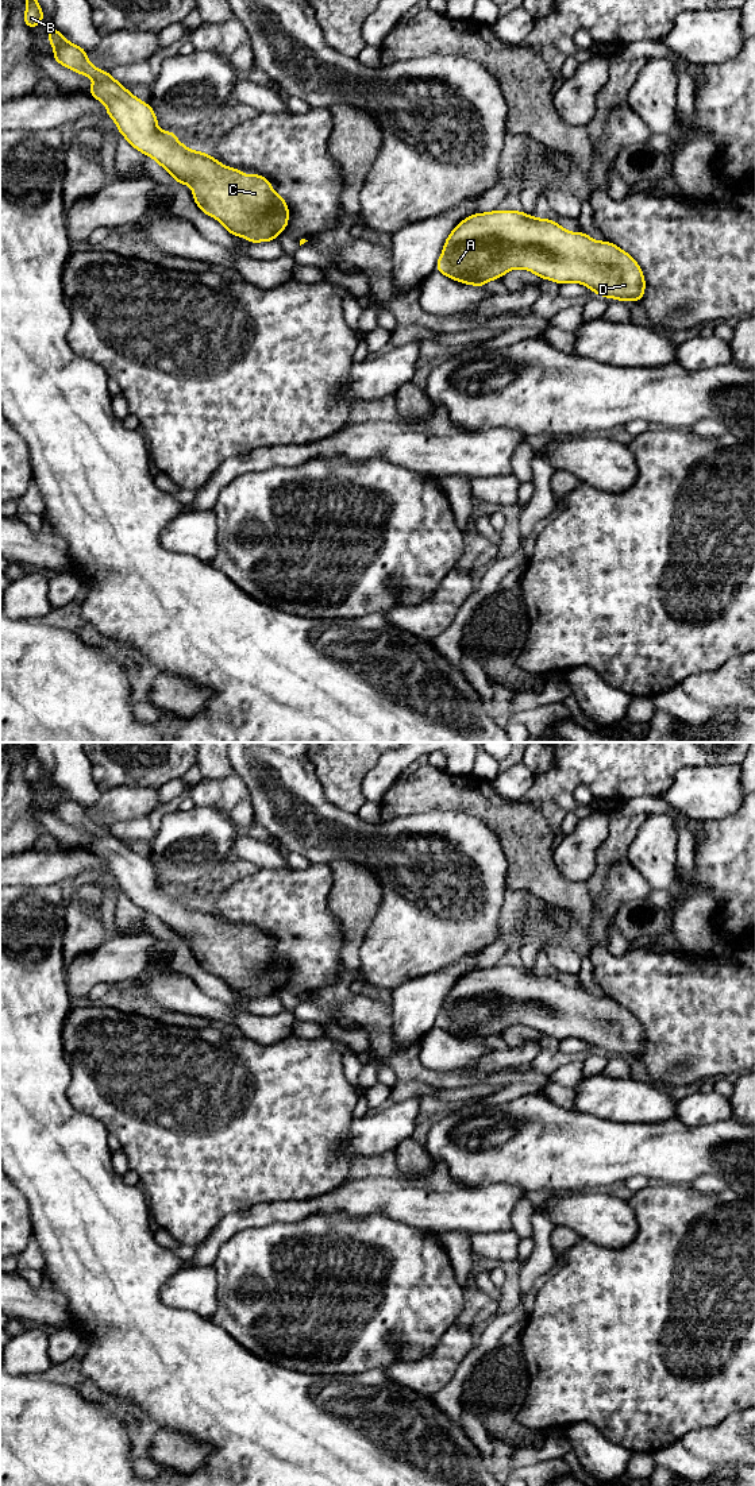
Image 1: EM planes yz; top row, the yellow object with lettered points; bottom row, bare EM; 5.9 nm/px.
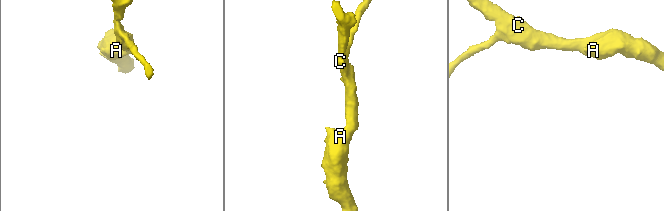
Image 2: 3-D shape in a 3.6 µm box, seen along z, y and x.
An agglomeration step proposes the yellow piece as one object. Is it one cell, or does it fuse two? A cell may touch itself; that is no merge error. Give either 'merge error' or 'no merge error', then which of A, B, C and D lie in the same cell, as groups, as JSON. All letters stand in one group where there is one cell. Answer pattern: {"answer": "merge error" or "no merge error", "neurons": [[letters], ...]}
{"answer": "no merge error", "neurons": [["A", "B", "C", "D"]]}

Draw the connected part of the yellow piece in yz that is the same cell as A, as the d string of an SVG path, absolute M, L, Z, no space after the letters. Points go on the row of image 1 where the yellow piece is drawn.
M493 211L466 217L448 235L436 270L466 285L484 286L513 269L525 269L556 283L578 282L619 301L644 296L643 271L635 259L609 242L597 242L585 232L569 232L555 220L527 216L523 211Z

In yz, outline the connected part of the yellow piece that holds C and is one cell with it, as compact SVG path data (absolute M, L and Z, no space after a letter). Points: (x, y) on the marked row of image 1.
M54 27L49 30L49 42L54 47L53 58L65 67L88 76L95 84L88 92L107 105L119 132L132 147L155 159L174 178L176 184L186 184L192 188L197 207L208 216L219 220L230 235L238 235L250 243L276 240L276 236L288 225L289 209L284 197L274 193L271 184L259 174L246 175L238 169L231 169L213 157L192 151L177 140L176 132L162 131L157 127L157 116L153 108L132 96L108 72L95 67L86 58L86 50L70 43Z

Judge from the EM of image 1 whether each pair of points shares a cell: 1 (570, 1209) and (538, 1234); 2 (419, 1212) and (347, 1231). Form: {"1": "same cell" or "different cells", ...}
{"1": "different cells", "2": "different cells"}

